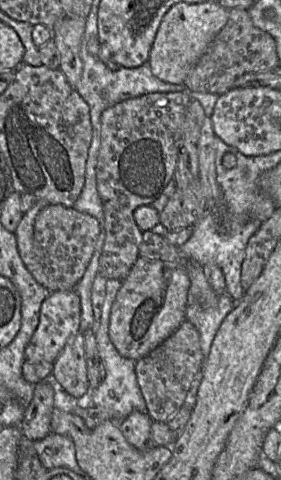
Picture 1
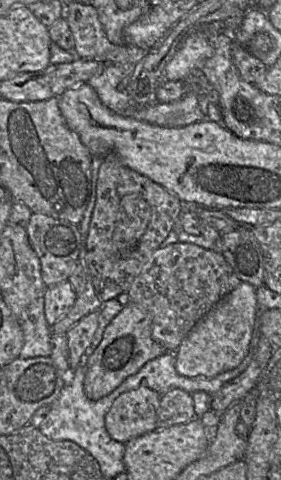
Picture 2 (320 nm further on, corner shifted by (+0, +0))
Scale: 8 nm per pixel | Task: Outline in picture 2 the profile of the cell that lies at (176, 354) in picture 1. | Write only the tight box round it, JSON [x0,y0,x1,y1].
[157,388,195,428]

